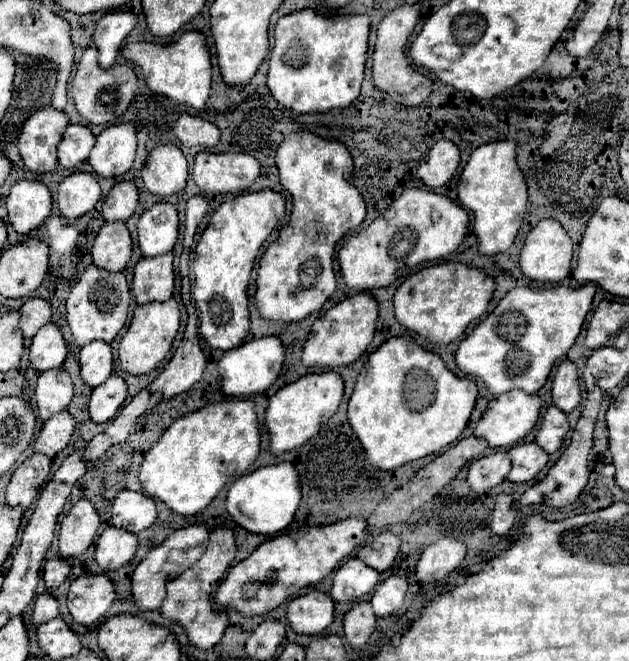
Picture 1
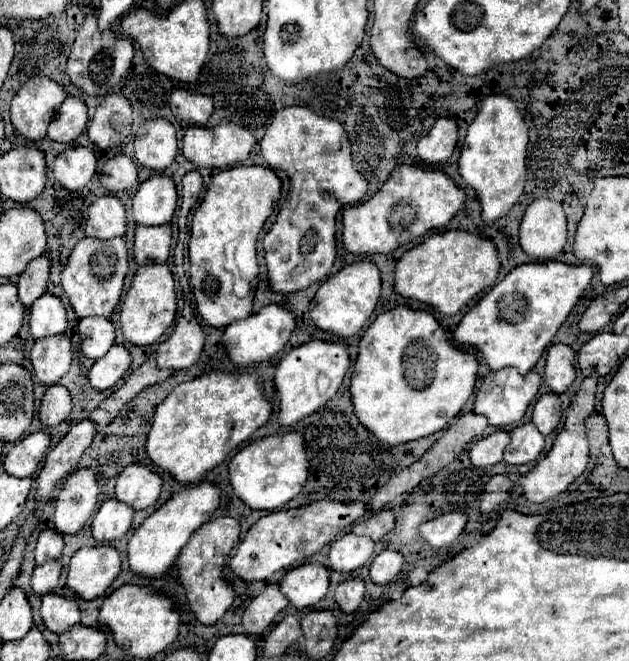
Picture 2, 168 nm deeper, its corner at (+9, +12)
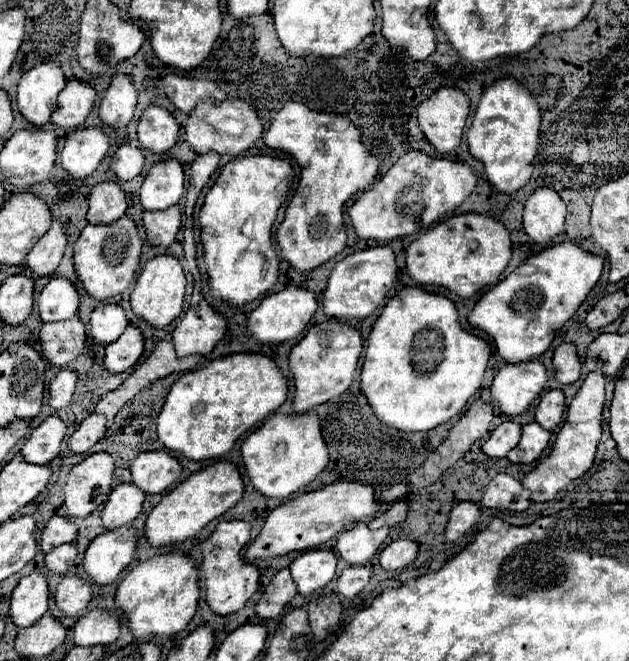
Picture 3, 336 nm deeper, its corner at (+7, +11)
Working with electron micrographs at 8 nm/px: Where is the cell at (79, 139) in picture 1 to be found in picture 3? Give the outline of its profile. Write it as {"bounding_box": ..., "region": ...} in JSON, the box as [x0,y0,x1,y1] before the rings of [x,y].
{"bounding_box":[51,79,95,129],"region":[[[69,79],[65,89],[57,97],[57,105],[51,115],[51,123],[65,127],[65,129],[77,129],[83,127],[93,103],[95,103],[95,89],[79,79]]]}

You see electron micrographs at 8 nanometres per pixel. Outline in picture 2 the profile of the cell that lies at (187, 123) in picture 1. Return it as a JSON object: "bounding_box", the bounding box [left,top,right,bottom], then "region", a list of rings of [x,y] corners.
{"bounding_box":[169,88,213,126],"region":[[[183,88],[171,92],[169,106],[177,120],[183,120],[187,124],[197,124],[197,126],[205,126],[209,116],[213,114],[213,100],[209,96],[191,94]]]}

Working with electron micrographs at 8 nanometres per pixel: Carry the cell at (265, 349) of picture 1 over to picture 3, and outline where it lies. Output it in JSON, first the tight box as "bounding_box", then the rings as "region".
{"bounding_box":[249,285,317,343],"region":[[[287,285],[285,289],[267,295],[259,307],[249,315],[249,331],[253,333],[255,339],[265,341],[265,343],[281,343],[293,337],[299,337],[301,331],[309,325],[313,313],[317,311],[317,295],[305,287],[295,287]]]}

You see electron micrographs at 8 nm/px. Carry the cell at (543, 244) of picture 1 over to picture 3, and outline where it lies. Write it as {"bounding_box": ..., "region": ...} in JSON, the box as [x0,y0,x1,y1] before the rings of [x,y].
{"bounding_box":[523,187,565,245],"region":[[[551,187],[535,189],[523,207],[523,229],[539,245],[551,245],[565,225],[565,203]]]}

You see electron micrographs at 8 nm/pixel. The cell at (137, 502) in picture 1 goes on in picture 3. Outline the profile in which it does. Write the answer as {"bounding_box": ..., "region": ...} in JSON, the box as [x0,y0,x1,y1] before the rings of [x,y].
{"bounding_box":[131,451,181,493],"region":[[[145,451],[131,465],[133,483],[145,493],[163,493],[181,475],[181,463],[167,451]]]}

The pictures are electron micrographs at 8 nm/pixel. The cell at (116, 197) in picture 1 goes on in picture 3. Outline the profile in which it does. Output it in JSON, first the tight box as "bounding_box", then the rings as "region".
{"bounding_box":[111,145,145,181],"region":[[[121,145],[111,159],[111,169],[121,181],[131,181],[141,173],[143,163],[145,163],[145,155],[139,147]]]}

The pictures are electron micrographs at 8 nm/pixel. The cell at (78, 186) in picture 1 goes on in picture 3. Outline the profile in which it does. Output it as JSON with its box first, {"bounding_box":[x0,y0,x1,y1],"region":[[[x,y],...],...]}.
{"bounding_box":[61,127,107,179],"region":[[[97,127],[77,129],[65,141],[65,147],[61,151],[61,165],[71,177],[85,179],[97,169],[101,159],[107,155],[107,149],[107,133]]]}

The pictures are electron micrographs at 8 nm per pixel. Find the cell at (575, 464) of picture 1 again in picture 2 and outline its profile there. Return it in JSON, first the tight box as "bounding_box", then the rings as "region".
{"bounding_box":[519,376,597,502],"region":[[[597,376],[585,378],[581,382],[581,388],[577,390],[577,394],[571,400],[571,406],[569,406],[567,418],[565,418],[565,426],[557,434],[551,452],[529,474],[525,474],[525,476],[519,478],[519,488],[521,488],[521,492],[523,492],[523,496],[527,500],[531,500],[531,502],[551,500],[553,496],[565,492],[569,488],[569,484],[583,474],[583,470],[587,466],[587,460],[589,460],[589,444],[587,444],[583,420],[593,412],[595,392],[597,392]]]}

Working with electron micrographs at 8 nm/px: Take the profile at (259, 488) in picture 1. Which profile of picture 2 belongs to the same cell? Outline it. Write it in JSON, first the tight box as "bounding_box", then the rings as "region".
{"bounding_box":[229,432,309,510],"region":[[[289,432],[255,440],[239,450],[229,462],[229,482],[235,496],[251,510],[279,510],[301,492],[307,470],[309,462],[303,436],[299,432]]]}

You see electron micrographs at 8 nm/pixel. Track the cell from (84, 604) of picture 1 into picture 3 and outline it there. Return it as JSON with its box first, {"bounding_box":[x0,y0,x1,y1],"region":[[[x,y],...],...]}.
{"bounding_box":[83,525,137,585],"region":[[[133,525],[107,529],[97,535],[85,551],[83,569],[99,585],[113,583],[119,573],[133,561],[137,549],[137,531]]]}

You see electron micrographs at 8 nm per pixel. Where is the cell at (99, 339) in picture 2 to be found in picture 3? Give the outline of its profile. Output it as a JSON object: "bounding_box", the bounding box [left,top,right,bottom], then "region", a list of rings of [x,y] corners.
{"bounding_box":[89,305,129,345],"region":[[[99,305],[91,313],[91,321],[89,321],[91,335],[101,345],[109,345],[115,339],[119,339],[119,335],[127,329],[127,325],[129,319],[121,305]]]}

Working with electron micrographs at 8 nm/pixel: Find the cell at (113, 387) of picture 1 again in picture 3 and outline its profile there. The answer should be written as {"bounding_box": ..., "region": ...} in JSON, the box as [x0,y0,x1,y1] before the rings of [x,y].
{"bounding_box":[105,325,145,373],"region":[[[129,325],[125,329],[125,333],[113,341],[111,345],[107,345],[105,349],[105,367],[111,373],[121,373],[127,371],[129,367],[133,367],[145,347],[145,339],[141,329],[137,329],[135,325]]]}

